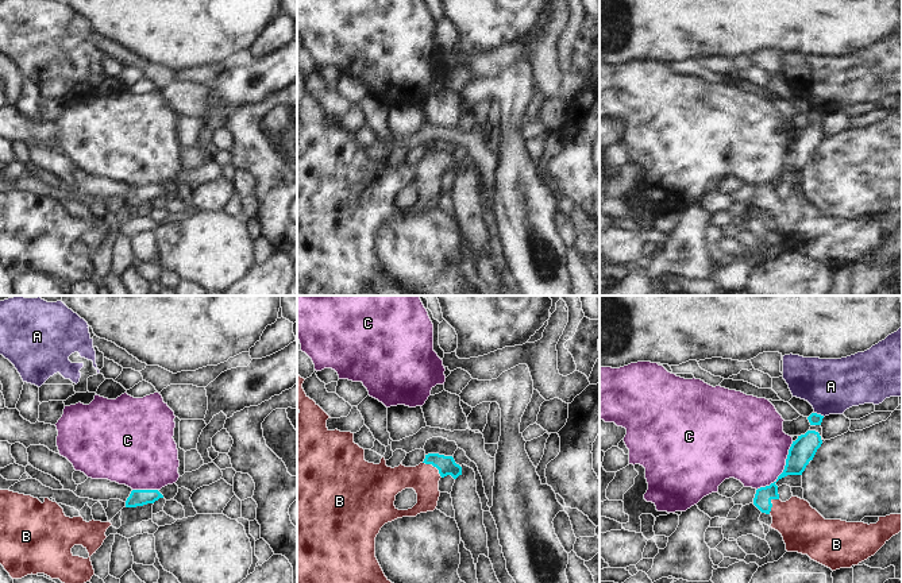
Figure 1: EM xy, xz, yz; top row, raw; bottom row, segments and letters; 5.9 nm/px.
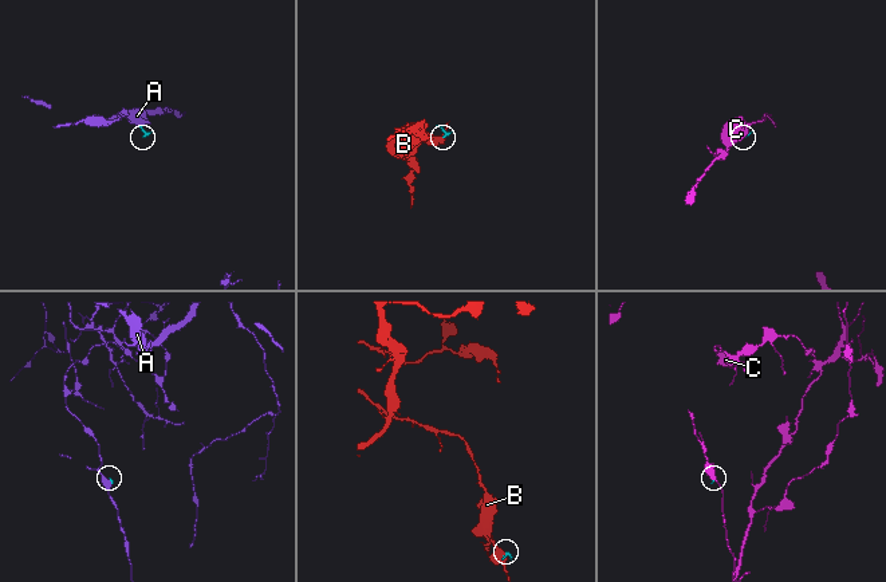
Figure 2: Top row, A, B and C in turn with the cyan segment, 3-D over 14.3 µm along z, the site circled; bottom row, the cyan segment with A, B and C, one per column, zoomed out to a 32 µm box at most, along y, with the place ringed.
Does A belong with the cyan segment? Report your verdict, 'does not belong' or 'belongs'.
does not belong

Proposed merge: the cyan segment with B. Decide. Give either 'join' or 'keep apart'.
join

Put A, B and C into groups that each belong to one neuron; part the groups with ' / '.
A / B / C

